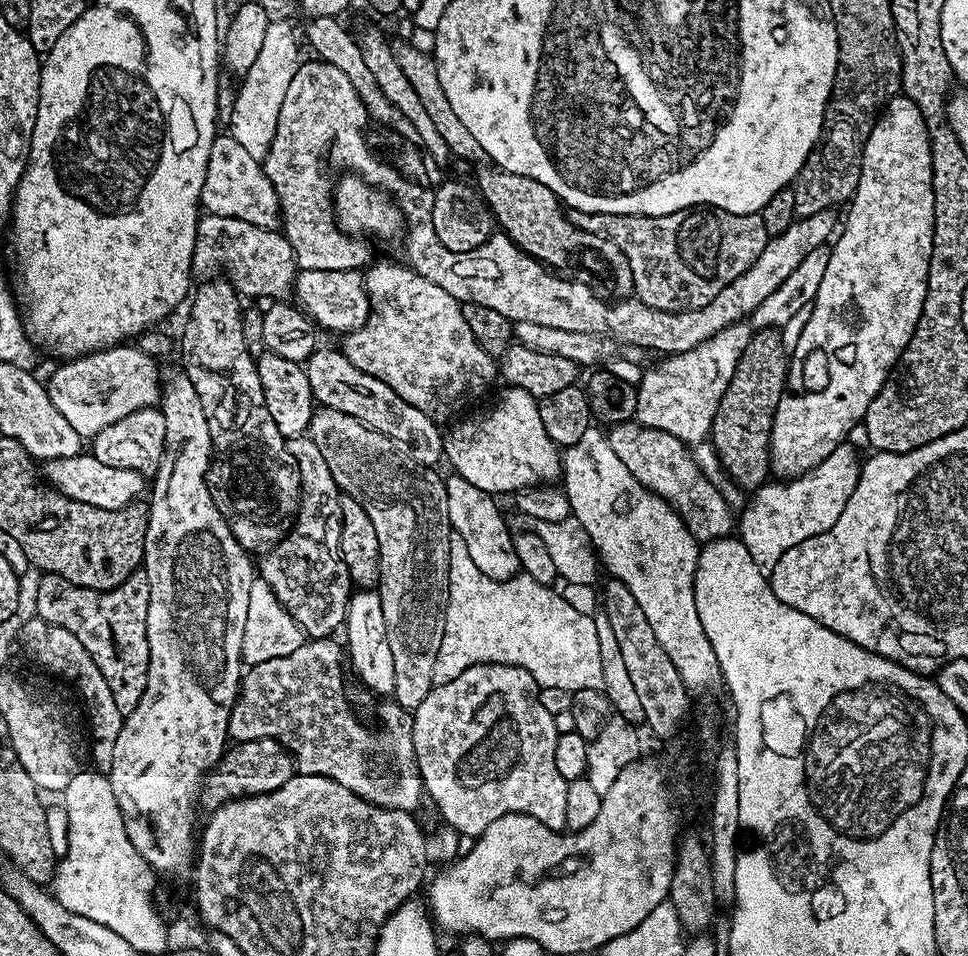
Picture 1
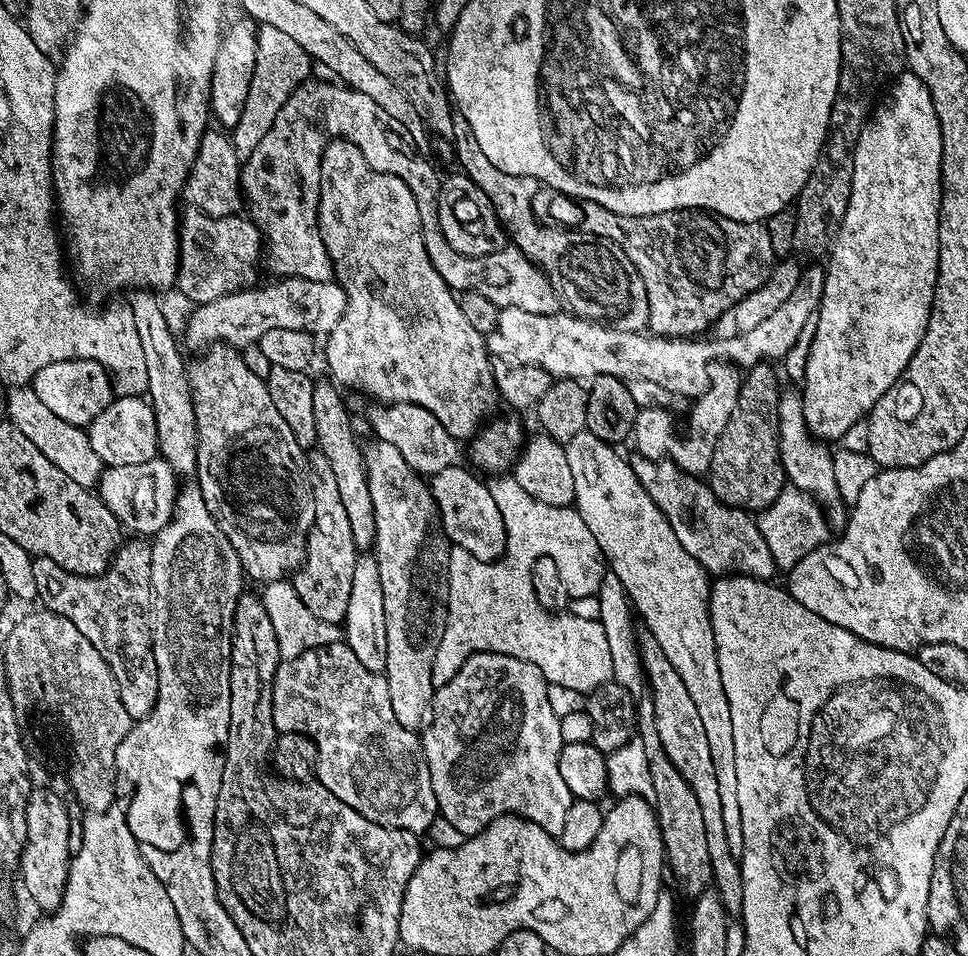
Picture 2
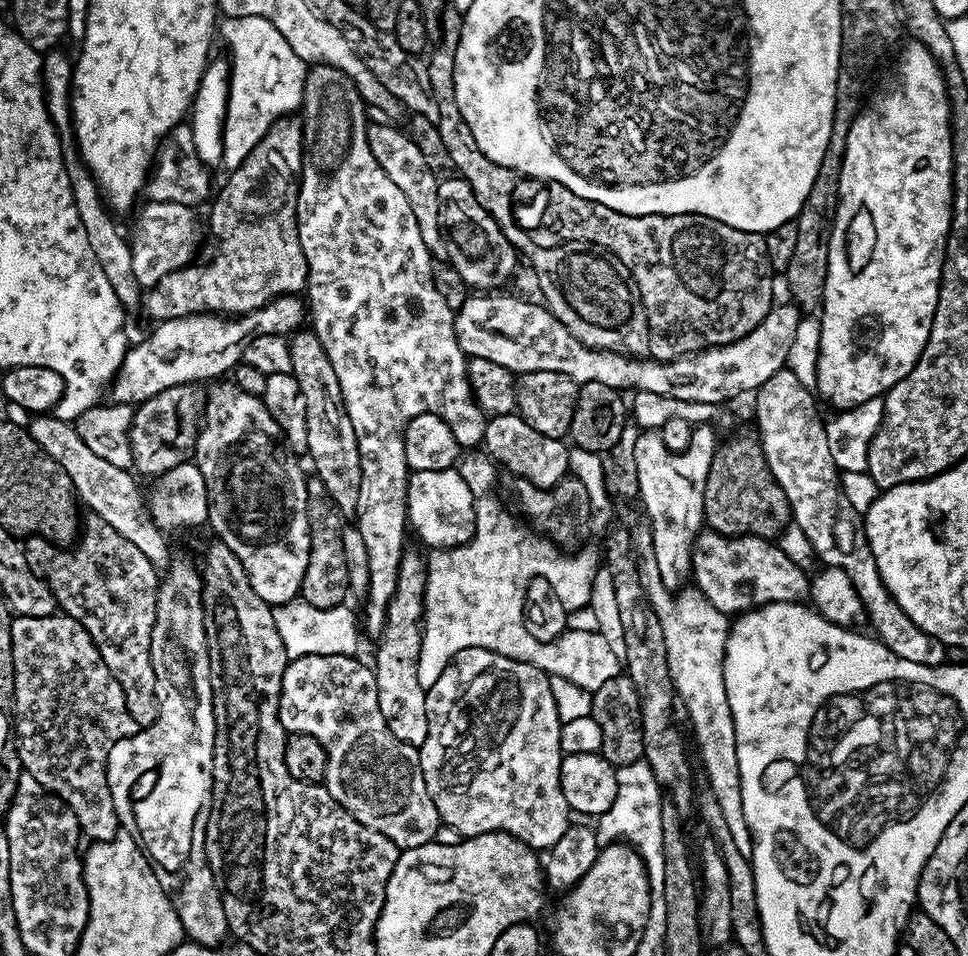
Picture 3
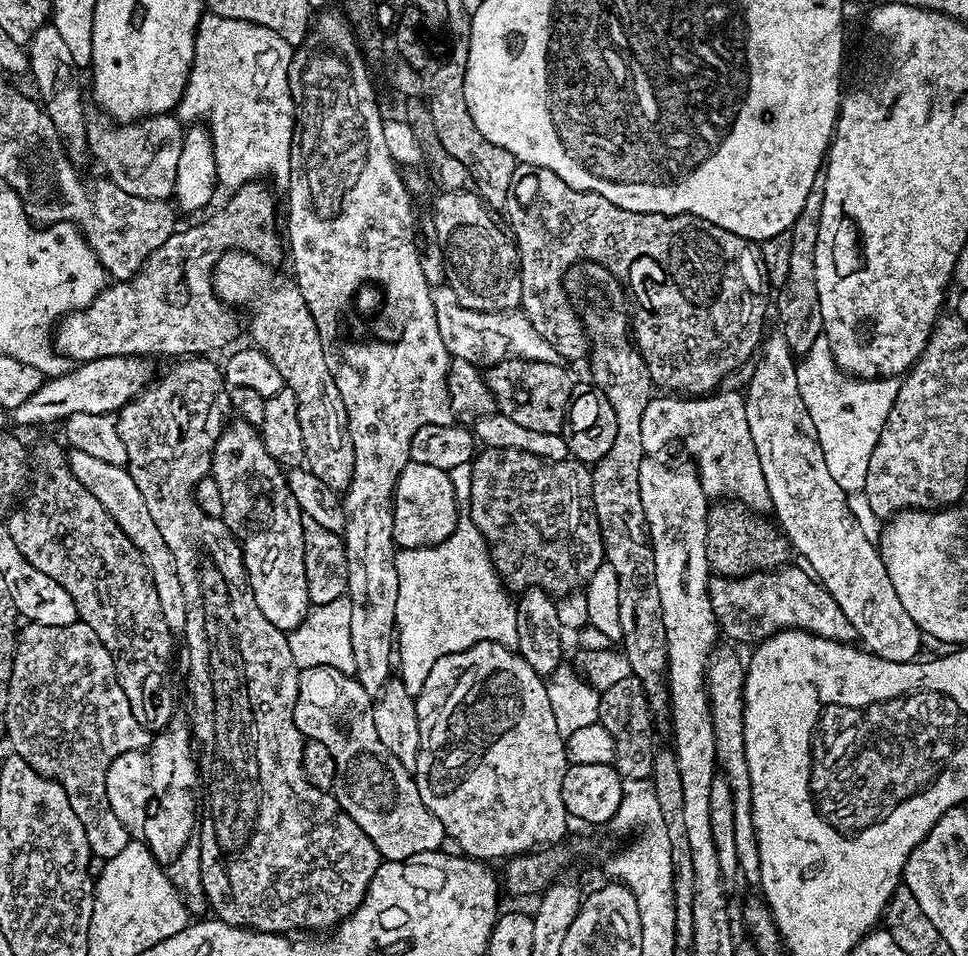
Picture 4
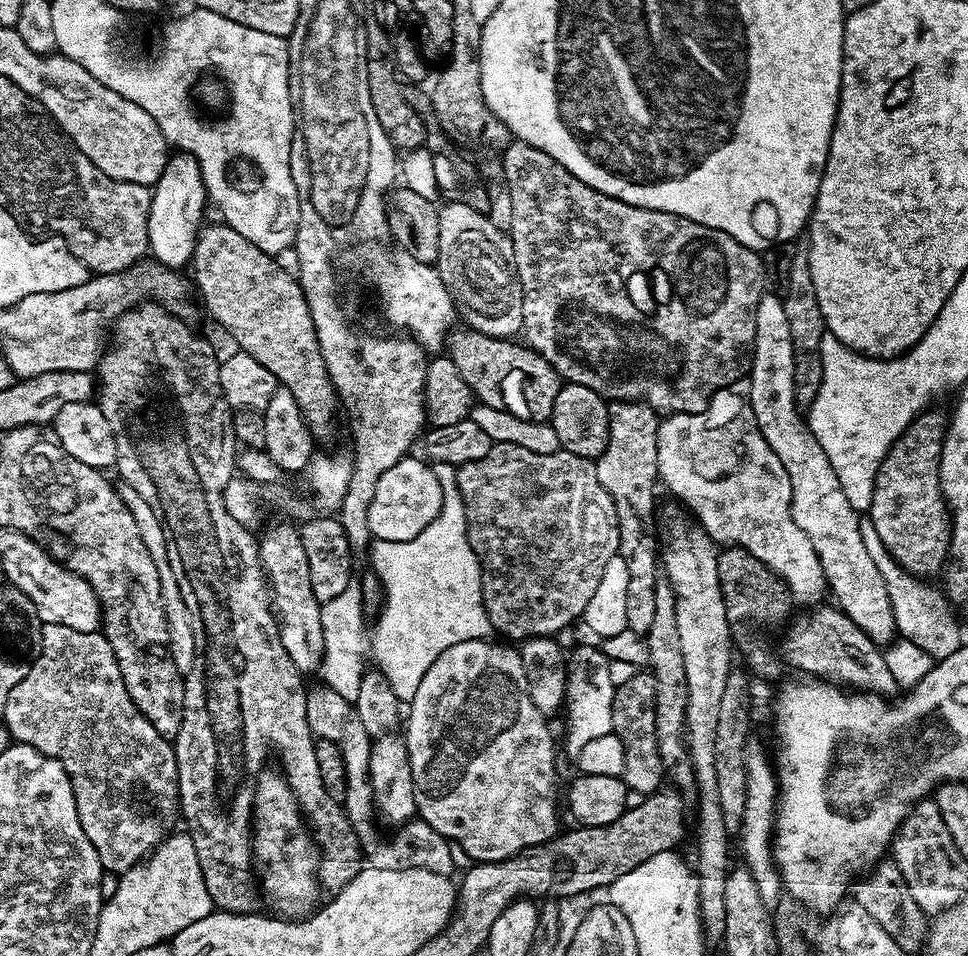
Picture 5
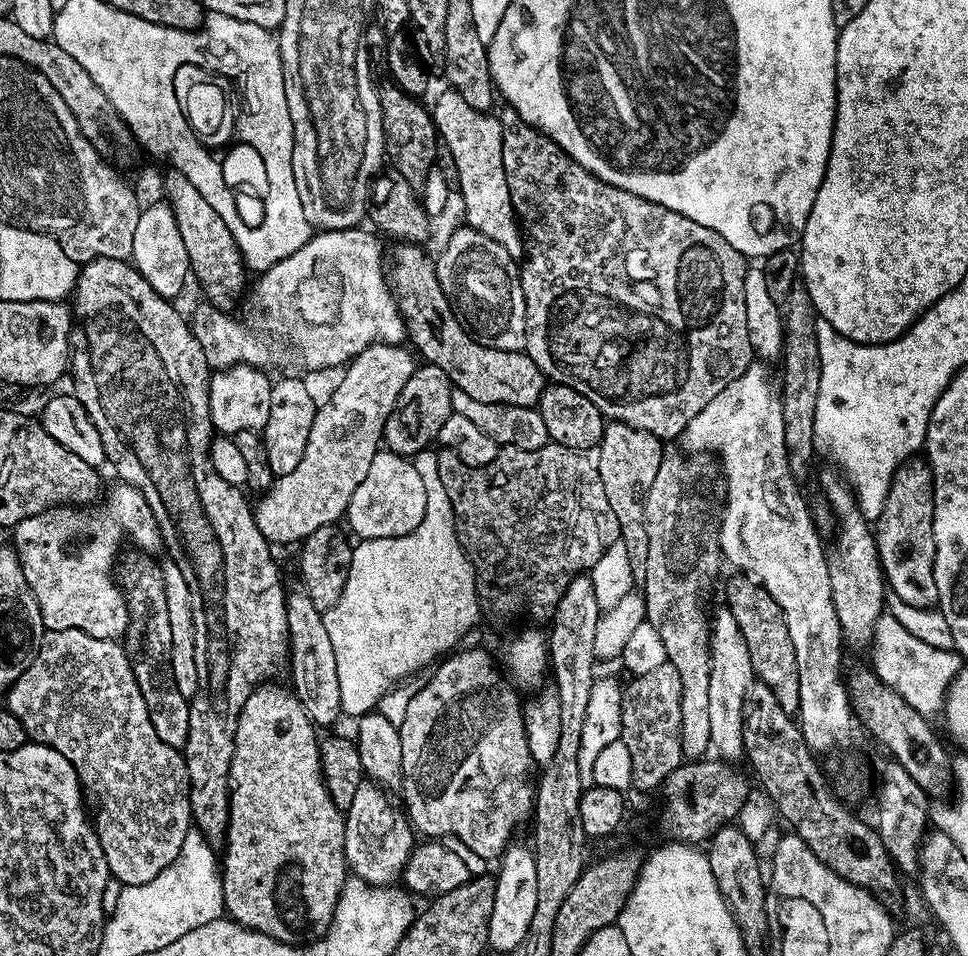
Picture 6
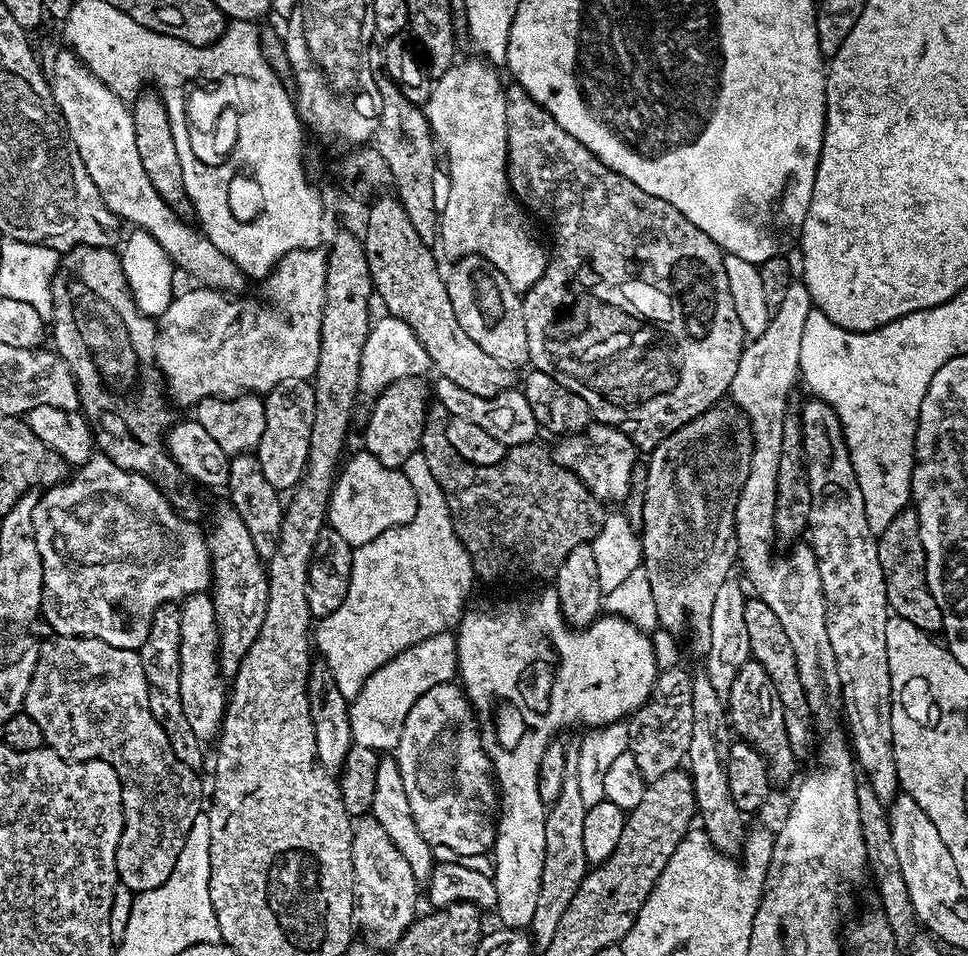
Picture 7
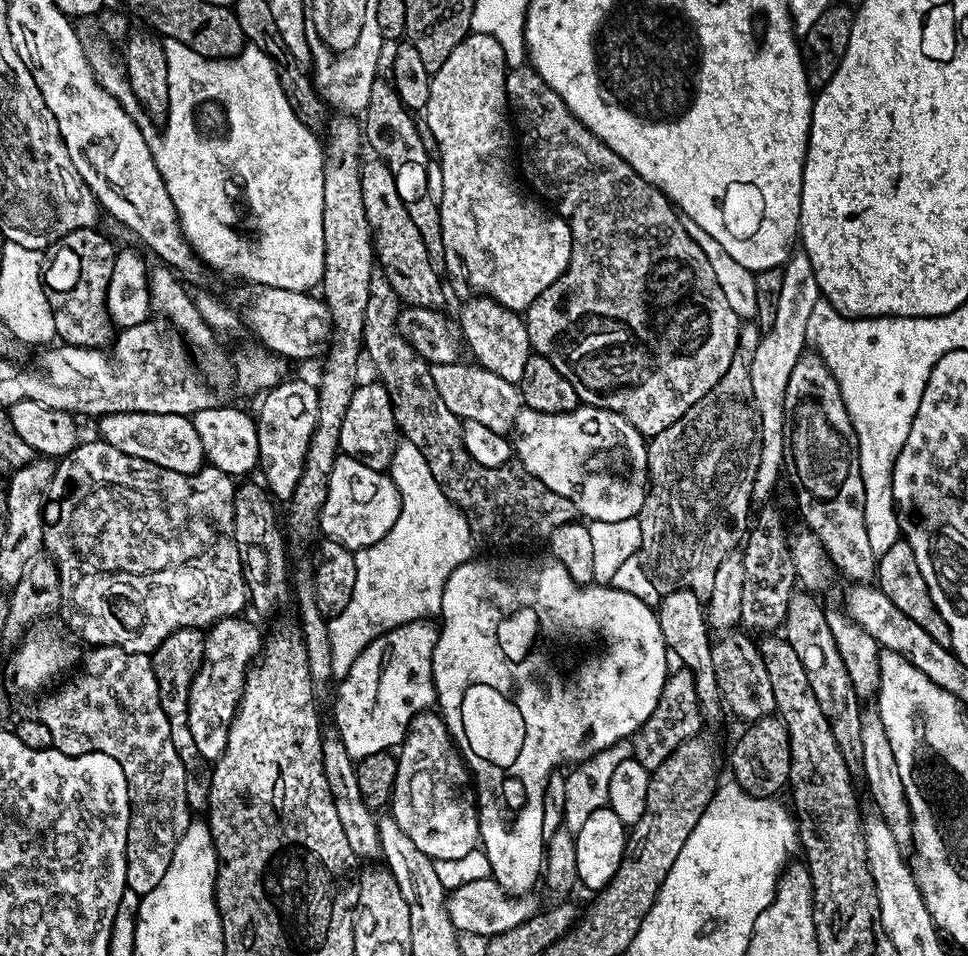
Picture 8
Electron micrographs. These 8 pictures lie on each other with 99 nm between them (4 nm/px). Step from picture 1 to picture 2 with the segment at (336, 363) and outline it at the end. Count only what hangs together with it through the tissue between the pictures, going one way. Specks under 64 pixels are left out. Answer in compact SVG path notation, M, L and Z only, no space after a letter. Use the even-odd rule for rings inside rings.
M390 404L387 406L372 406L368 412L368 420L372 423L375 439L385 440L396 446L402 457L409 463L414 471L420 473L425 478L436 476L442 470L453 467L457 463L456 448L458 442L426 410L417 404Z

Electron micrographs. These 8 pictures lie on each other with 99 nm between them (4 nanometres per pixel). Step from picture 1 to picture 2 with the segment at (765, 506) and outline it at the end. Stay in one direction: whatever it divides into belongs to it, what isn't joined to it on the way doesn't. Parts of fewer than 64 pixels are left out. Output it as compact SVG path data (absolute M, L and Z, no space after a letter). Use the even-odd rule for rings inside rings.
M785 488L770 507L761 511L756 521L777 569L782 572L791 571L806 554L820 548L831 537L828 530L830 524L824 510L809 493L800 488Z

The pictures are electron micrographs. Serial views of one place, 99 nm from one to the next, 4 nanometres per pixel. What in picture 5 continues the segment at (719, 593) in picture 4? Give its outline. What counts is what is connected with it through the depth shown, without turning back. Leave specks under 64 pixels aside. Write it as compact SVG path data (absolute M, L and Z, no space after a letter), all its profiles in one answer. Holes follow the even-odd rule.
M816 606L811 609L809 616L804 616L801 620L791 621L792 629L788 632L788 637L784 640L782 656L796 668L801 668L801 673L815 674L817 677L825 678L830 682L835 682L840 686L851 686L853 689L872 694L892 694L897 691L898 685L894 674L890 674L890 666L886 666L884 652L879 648L877 641L871 640L867 634L854 623L846 613L841 612L839 607L824 608Z

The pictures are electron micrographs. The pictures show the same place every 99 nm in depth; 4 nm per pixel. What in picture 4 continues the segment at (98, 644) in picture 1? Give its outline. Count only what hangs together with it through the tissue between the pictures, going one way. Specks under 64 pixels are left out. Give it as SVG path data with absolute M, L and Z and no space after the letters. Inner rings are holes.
M48 440L36 449L31 449L30 460L34 465L30 476L30 491L6 516L10 538L14 538L14 546L22 550L22 558L26 558L30 566L54 578L54 582L58 582L58 586L62 586L66 594L74 598L77 617L86 626L90 626L94 634L98 634L102 646L106 646L106 650L112 655L116 677L130 702L130 710L134 710L134 718L138 718L147 732L163 732L172 723L172 711L176 708L171 694L164 689L174 634L166 626L150 570L134 542L126 538L122 526L118 526L118 522L110 518L102 502L98 502L98 498L94 498L94 494L90 494L90 490L86 490L86 486L82 486L78 478L74 478L66 463L65 449L60 449L54 441Z

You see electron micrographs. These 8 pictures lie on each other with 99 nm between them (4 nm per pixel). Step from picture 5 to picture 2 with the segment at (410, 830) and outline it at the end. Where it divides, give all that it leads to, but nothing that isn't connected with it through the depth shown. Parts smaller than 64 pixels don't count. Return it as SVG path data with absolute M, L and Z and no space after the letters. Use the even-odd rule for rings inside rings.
M337 642L327 644L321 648L311 648L301 656L296 656L293 660L277 663L276 672L272 676L272 718L273 726L276 728L277 733L300 732L303 736L310 737L316 747L315 779L323 784L326 790L330 790L330 794L334 794L334 798L338 798L342 802L346 802L346 806L358 810L358 814L362 814L362 818L366 818L378 826L394 824L395 826L413 829L431 829L435 825L435 820L438 820L436 795L430 782L428 764L424 760L421 737L413 729L404 728L398 722L398 718L394 718L394 710L390 706L388 684L384 681L383 675L366 670L362 666L362 662L358 662L358 658L354 658L354 654L349 650L347 643Z

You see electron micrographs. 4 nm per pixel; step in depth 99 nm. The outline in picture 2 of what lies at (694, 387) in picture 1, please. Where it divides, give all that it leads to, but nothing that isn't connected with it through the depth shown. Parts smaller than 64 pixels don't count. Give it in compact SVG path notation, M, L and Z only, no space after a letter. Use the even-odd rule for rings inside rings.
M713 362L708 368L708 389L701 396L695 397L692 413L688 416L688 437L685 440L676 440L676 424L672 421L672 416L668 413L667 407L641 408L635 416L635 426L632 428L632 442L635 442L635 451L648 460L663 460L665 457L678 464L685 472L693 474L704 474L708 471L708 463L714 454L714 446L726 430L726 422L730 420L730 414L736 408L738 394L740 393L740 381L742 379L741 371L737 365L731 362Z

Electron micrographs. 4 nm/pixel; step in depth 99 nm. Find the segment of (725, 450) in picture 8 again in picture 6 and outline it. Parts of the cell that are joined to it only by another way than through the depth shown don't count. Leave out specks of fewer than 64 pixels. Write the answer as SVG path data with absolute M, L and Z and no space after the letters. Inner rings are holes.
M672 450L665 451L664 457L662 458L662 466L658 466L658 475L654 477L654 483L650 486L650 490L644 499L646 542L650 542L650 550L646 550L646 566L642 573L642 579L644 579L642 595L645 600L646 620L652 623L654 628L658 630L664 646L666 646L666 654L668 655L667 663L672 664L674 670L678 670L678 676L682 678L682 726L680 727L680 741L682 742L682 750L684 751L685 757L687 757L689 761L694 761L701 759L701 757L707 753L704 751L709 751L712 742L710 738L710 670L712 667L710 666L710 658L708 657L710 620L708 616L704 617L704 587L719 574L720 564L722 565L722 557L720 554L720 518L724 510L726 489L722 479L722 469L711 455L685 454L683 451L680 452L672 452Z

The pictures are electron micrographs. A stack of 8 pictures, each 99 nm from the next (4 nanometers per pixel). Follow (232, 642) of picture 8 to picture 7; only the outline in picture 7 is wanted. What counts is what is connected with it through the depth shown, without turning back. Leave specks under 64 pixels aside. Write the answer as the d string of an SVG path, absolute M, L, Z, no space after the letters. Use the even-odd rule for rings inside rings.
M188 598L179 605L180 617L180 673L178 674L178 694L182 694L182 714L186 714L186 722L190 722L190 730L202 742L215 737L220 731L220 723L224 720L226 707L226 680L221 675L218 659L220 633L216 622L216 612L211 603L200 601L200 598Z

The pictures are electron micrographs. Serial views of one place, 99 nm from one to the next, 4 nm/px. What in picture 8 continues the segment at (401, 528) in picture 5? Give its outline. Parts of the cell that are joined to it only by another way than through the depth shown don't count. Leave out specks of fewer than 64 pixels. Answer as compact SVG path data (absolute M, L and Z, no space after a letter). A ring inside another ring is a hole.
M339 455L334 462L334 470L330 470L330 482L326 502L320 511L319 531L327 539L338 542L342 546L353 550L359 550L378 542L391 528L400 513L400 495L394 486L391 475L374 470L362 462L346 455Z

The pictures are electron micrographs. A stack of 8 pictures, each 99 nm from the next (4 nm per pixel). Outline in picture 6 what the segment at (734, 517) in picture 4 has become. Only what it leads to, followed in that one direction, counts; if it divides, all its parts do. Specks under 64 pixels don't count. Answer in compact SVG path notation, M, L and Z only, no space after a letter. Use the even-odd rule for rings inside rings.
M736 574L728 584L726 606L730 614L734 614L734 622L738 622L742 638L746 638L746 650L750 650L755 679L770 686L770 690L774 690L774 698L778 698L778 706L782 706L788 716L795 717L800 710L798 658L794 658L794 642L790 642L790 630L786 630L786 618L778 602L774 602L768 591L755 580Z

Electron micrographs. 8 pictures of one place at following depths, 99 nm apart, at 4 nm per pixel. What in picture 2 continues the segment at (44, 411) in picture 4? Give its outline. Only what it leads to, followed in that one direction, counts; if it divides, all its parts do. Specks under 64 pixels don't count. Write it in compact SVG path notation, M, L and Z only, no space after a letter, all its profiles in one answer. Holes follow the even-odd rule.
M285 276L273 279L265 288L248 286L238 292L218 298L214 302L193 307L192 317L182 332L185 349L205 350L212 344L224 344L241 350L247 344L260 341L266 330L302 330L326 334L344 313L346 296L340 285L328 281L307 281L306 278Z

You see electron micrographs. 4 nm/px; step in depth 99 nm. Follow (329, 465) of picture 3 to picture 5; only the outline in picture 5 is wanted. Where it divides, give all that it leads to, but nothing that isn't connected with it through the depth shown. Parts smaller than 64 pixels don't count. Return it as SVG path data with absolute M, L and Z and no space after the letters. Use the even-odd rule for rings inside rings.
M215 223L201 227L190 261L205 310L232 335L239 351L258 358L274 374L277 385L294 394L313 437L330 435L338 393L328 377L326 362L322 362L318 334L299 279L293 273L291 276L277 257L267 256L254 242L242 238L238 230Z

